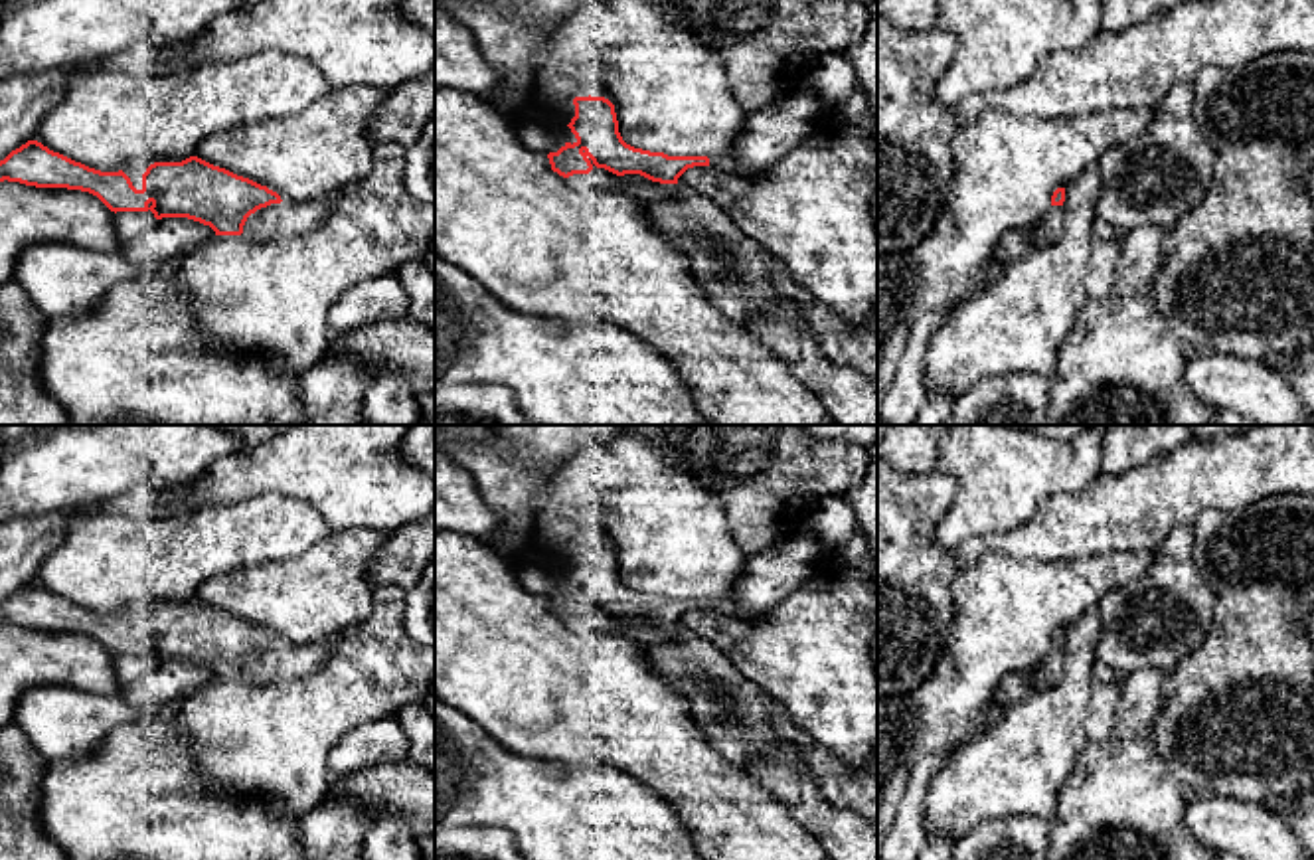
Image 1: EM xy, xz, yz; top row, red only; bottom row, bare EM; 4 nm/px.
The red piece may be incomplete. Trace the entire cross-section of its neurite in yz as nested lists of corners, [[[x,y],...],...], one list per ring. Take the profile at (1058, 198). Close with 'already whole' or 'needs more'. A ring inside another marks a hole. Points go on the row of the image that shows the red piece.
[[[1057,188],[1051,196],[1051,212],[1033,227],[1031,241],[1033,247],[1051,245],[1059,239],[1063,231],[1063,212],[1065,188]]] | needs more

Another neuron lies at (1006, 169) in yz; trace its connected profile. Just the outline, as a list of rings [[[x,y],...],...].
[[[1148,107],[1112,109],[1059,121],[986,109],[972,125],[956,130],[952,138],[954,178],[931,233],[915,249],[877,255],[877,425],[881,421],[881,399],[905,352],[911,326],[921,316],[939,308],[952,308],[994,283],[1012,265],[1012,261],[996,259],[1000,239],[1006,233],[1022,233],[1027,245],[1033,247],[1031,231],[1051,212],[1053,192],[1067,188],[1085,170],[1093,168],[1103,152],[1142,132],[1154,117],[1156,109]]]

